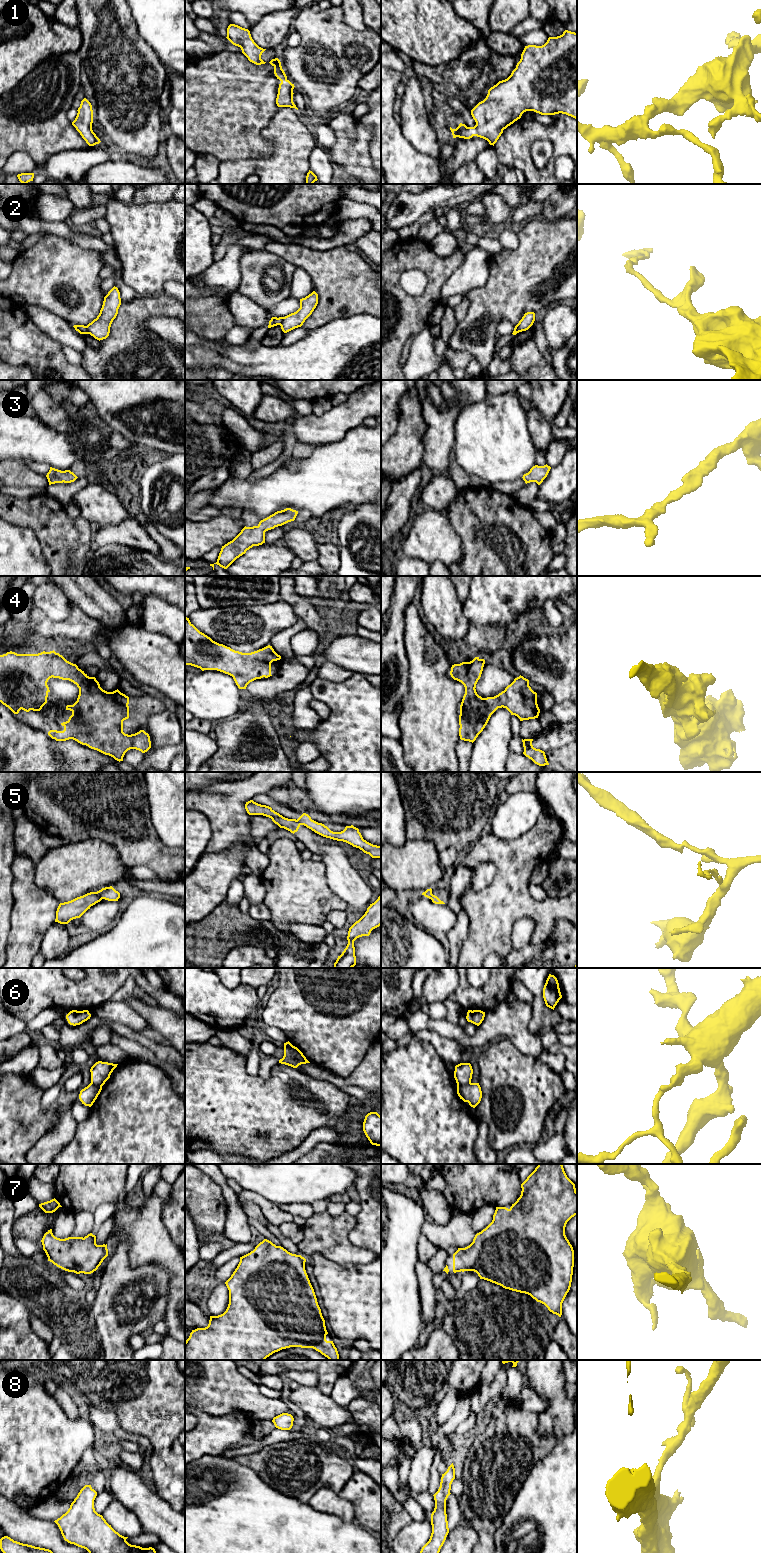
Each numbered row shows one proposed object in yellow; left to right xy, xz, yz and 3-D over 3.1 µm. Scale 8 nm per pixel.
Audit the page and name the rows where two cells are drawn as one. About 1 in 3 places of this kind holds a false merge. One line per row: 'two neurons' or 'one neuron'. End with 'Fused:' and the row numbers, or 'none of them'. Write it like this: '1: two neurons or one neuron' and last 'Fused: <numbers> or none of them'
1: one neuron
2: two neurons
3: one neuron
4: one neuron
5: two neurons
6: two neurons
7: one neuron
8: one neuron
Fused: 2, 5, 6

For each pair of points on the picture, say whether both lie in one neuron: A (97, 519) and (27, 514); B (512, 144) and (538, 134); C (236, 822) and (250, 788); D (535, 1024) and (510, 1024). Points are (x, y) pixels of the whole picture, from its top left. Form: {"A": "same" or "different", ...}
{"A": "different", "B": "same", "C": "same", "D": "different"}

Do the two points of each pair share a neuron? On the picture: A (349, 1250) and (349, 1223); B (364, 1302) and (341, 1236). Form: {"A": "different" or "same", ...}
{"A": "same", "B": "different"}

